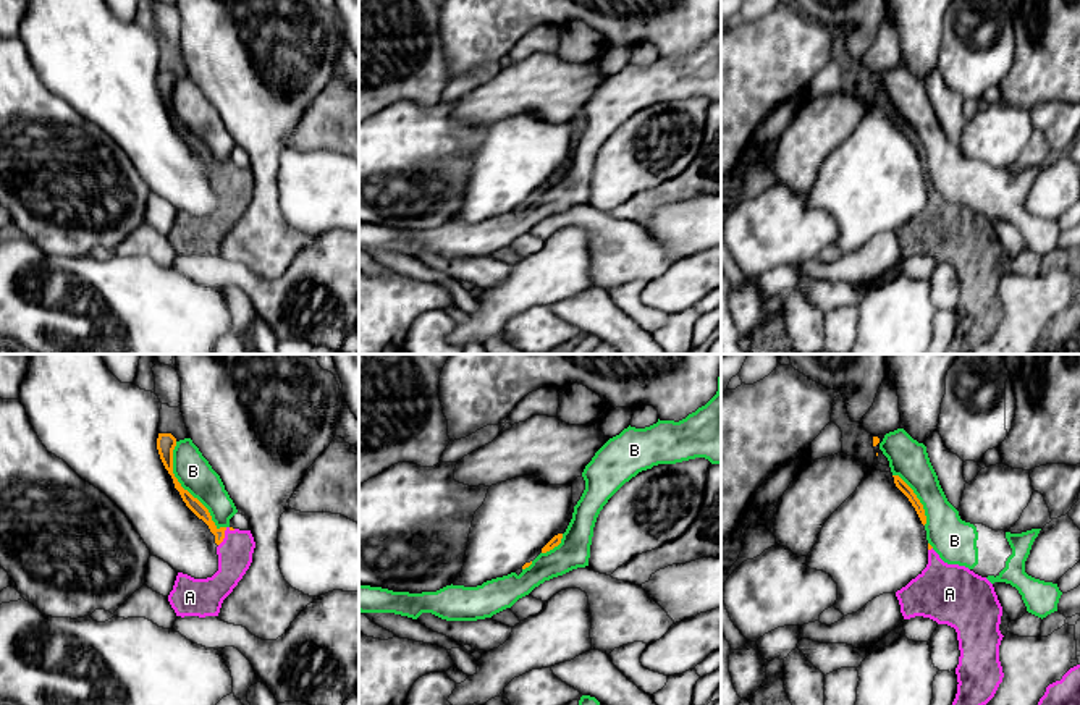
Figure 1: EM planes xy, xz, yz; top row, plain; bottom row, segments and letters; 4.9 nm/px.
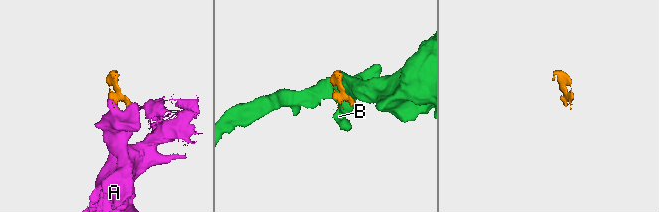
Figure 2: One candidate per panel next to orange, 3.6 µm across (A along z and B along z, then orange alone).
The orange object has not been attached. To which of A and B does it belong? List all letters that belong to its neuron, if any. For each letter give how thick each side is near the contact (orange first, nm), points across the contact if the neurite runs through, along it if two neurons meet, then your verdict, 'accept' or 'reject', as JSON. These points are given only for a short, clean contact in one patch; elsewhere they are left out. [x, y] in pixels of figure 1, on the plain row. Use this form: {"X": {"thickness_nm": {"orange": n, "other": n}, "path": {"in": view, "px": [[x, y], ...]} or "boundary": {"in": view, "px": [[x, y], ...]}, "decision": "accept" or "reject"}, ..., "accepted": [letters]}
{"A": {"thickness_nm": {"orange": 70, "other": 180}, "path": {"in": "xy", "px": [[194, 143], [223, 172], [235, 183], [235, 191]]}, "decision": "accept"}, "B": {"thickness_nm": {"orange": 100, "other": 180}, "decision": "reject"}, "accepted": ["A"]}

